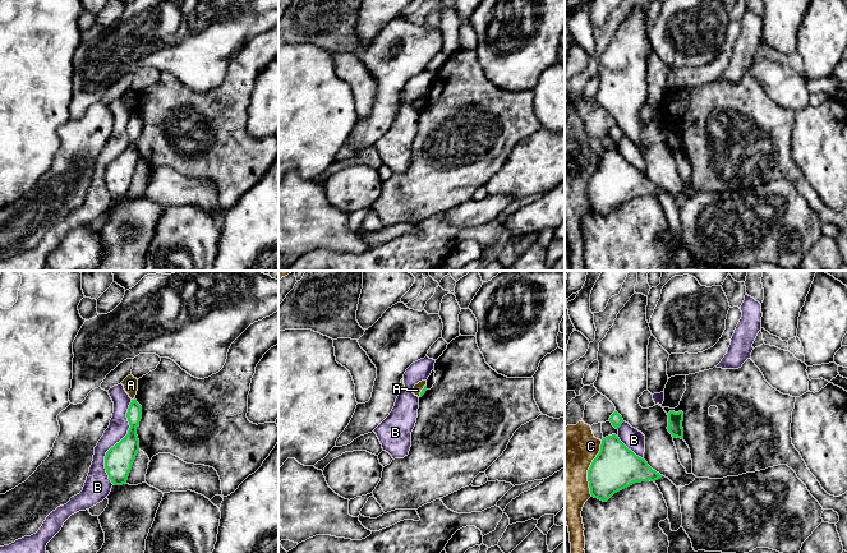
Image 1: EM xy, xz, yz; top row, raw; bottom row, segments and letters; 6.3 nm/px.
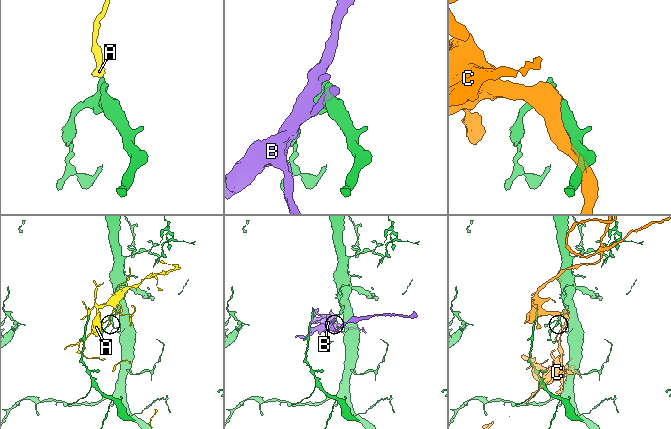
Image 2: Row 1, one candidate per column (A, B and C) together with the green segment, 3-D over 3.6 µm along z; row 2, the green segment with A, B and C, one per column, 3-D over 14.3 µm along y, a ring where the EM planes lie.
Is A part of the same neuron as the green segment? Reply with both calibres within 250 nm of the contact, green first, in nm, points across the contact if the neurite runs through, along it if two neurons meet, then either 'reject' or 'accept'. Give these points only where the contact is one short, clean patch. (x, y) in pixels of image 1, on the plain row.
30/60 nm | along xz (426, 98), (419, 110) | reject

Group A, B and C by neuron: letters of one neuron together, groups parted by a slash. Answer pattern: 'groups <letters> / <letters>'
groups A / B / C

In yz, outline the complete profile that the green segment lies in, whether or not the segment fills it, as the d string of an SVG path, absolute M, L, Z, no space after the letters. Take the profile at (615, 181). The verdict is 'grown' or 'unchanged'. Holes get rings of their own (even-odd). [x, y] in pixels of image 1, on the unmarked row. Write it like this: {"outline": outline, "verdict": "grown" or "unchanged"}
{"outline": "M616 148L602 153L600 165L588 184L590 208L603 216L635 197L655 195L662 190Z", "verdict": "unchanged"}

